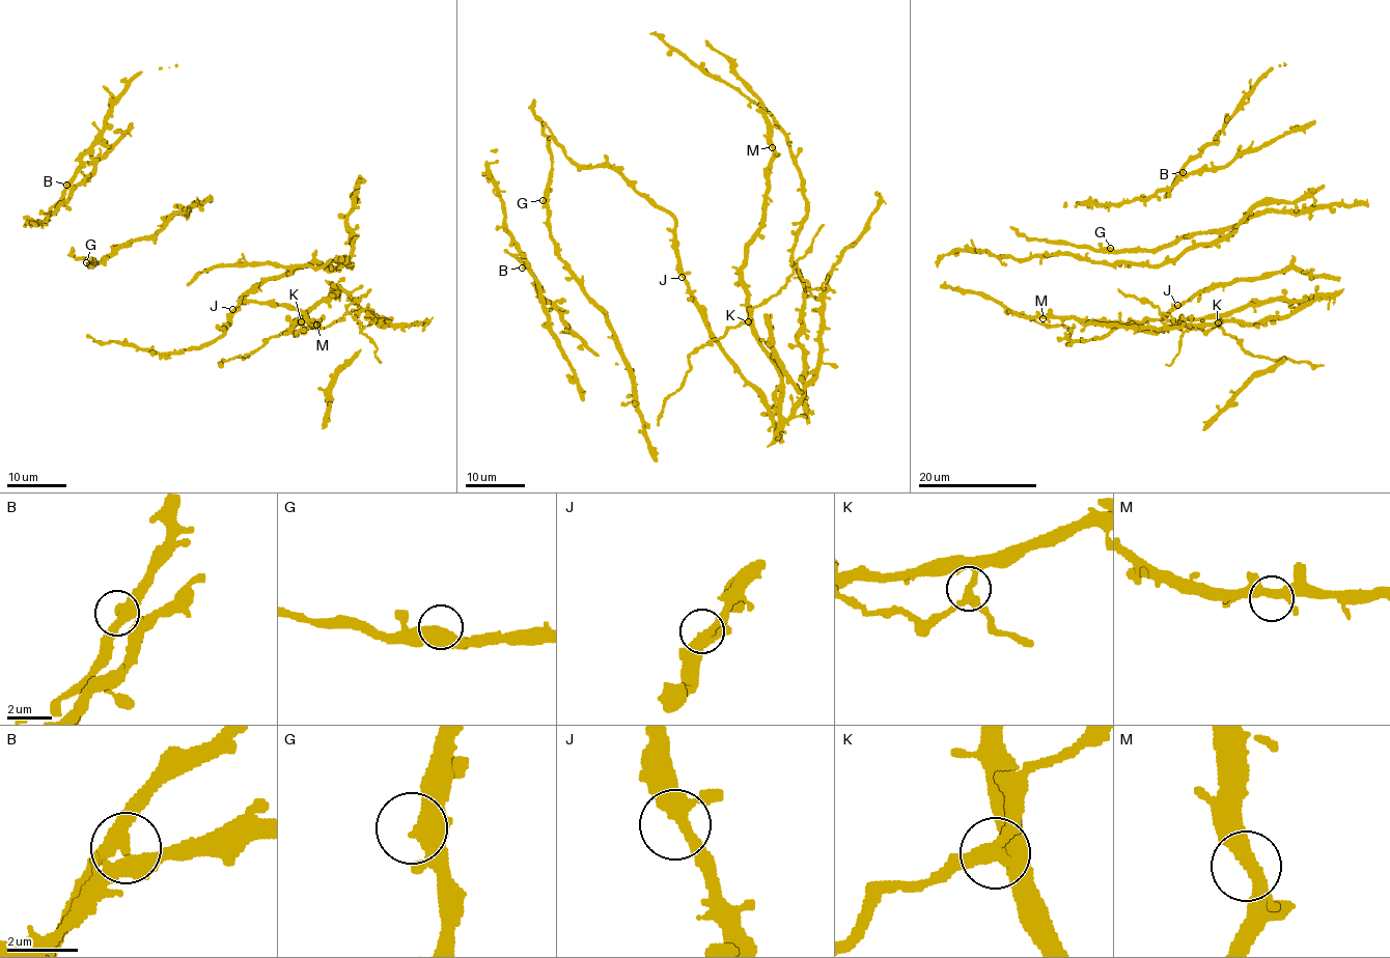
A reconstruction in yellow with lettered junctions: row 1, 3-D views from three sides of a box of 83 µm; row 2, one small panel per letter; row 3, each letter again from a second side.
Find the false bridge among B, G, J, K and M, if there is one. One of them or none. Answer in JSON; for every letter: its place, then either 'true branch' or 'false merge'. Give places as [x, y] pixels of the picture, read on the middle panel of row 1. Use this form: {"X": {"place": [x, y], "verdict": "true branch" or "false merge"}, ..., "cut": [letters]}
{"B": {"place": [522, 268], "verdict": "true branch"}, "G": {"place": [543, 200], "verdict": "true branch"}, "J": {"place": [682, 277], "verdict": "true branch"}, "K": {"place": [748, 321], "verdict": "false merge"}, "M": {"place": [772, 147], "verdict": "true branch"}, "cut": ["K"]}

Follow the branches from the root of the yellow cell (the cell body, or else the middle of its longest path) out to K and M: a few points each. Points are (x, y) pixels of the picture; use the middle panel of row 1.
K: (684, 278), (696, 299), (710, 337), (740, 376), (782, 420), (777, 362), (762, 345), (748, 321)
M: (684, 278), (710, 337), (782, 420), (780, 370), (754, 328), (742, 278), (746, 243), (761, 222), (772, 147)

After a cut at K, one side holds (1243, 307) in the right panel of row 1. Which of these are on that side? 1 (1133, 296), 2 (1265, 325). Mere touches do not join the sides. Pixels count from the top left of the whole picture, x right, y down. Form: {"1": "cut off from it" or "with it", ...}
{"1": "cut off from it", "2": "with it"}

